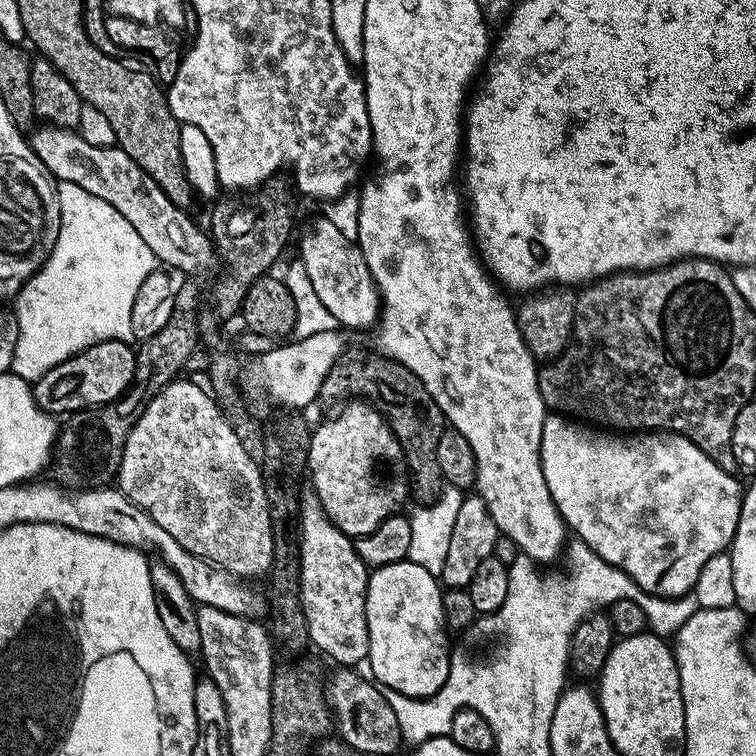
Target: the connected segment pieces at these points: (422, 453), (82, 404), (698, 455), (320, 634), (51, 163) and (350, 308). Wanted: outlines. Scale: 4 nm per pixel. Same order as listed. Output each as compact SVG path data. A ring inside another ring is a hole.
M349 347L336 359L334 366L330 366L330 374L326 374L326 382L322 382L320 387L319 399L347 402L353 398L363 398L378 405L408 461L410 488L415 499L417 496L417 501L420 502L435 500L442 487L438 470L436 428L445 428L446 421L426 386L422 386L420 379L397 360L376 350L367 352L364 348Z
M102 341L54 366L41 380L35 381L34 391L38 406L45 412L79 414L119 400L132 387L135 378L136 354L133 345L122 341Z
M559 414L545 415L542 426L542 446L540 447L540 465L542 474L546 478L546 486L550 490L552 500L556 503L556 509L564 519L565 525L572 528L578 539L586 546L594 549L601 558L610 562L616 568L621 568L638 586L642 586L644 592L655 596L686 596L695 589L698 582L698 574L702 574L702 566L710 562L719 552L725 551L735 537L735 530L739 522L739 512L742 497L742 484L735 479L733 473L722 470L690 438L681 436L679 432L671 430L648 430L643 434L609 434L595 426L589 426L583 422Z
M308 490L300 501L300 601L308 627L311 647L325 652L340 666L360 666L368 659L370 630L366 622L366 590L370 569L358 558L353 537L346 535L322 510L322 502L316 493Z
M47 123L31 129L30 143L33 157L49 177L65 184L82 186L86 194L110 202L110 206L114 206L114 210L118 210L118 214L138 230L138 238L150 246L161 265L169 264L164 266L177 268L180 272L208 272L218 264L218 252L211 235L205 229L203 232L187 216L189 213L185 209L170 202L154 178L150 178L150 174L146 174L146 170L142 170L142 166L138 166L138 162L134 162L134 158L119 146L90 146L90 142L80 137L79 131L60 129Z
M320 218L312 224L312 229L300 240L299 263L306 266L306 274L310 274L310 282L318 293L322 306L334 314L337 325L344 328L368 328L380 319L382 301L380 289L370 274L370 266L366 266L366 258L355 240L346 238L326 218Z

